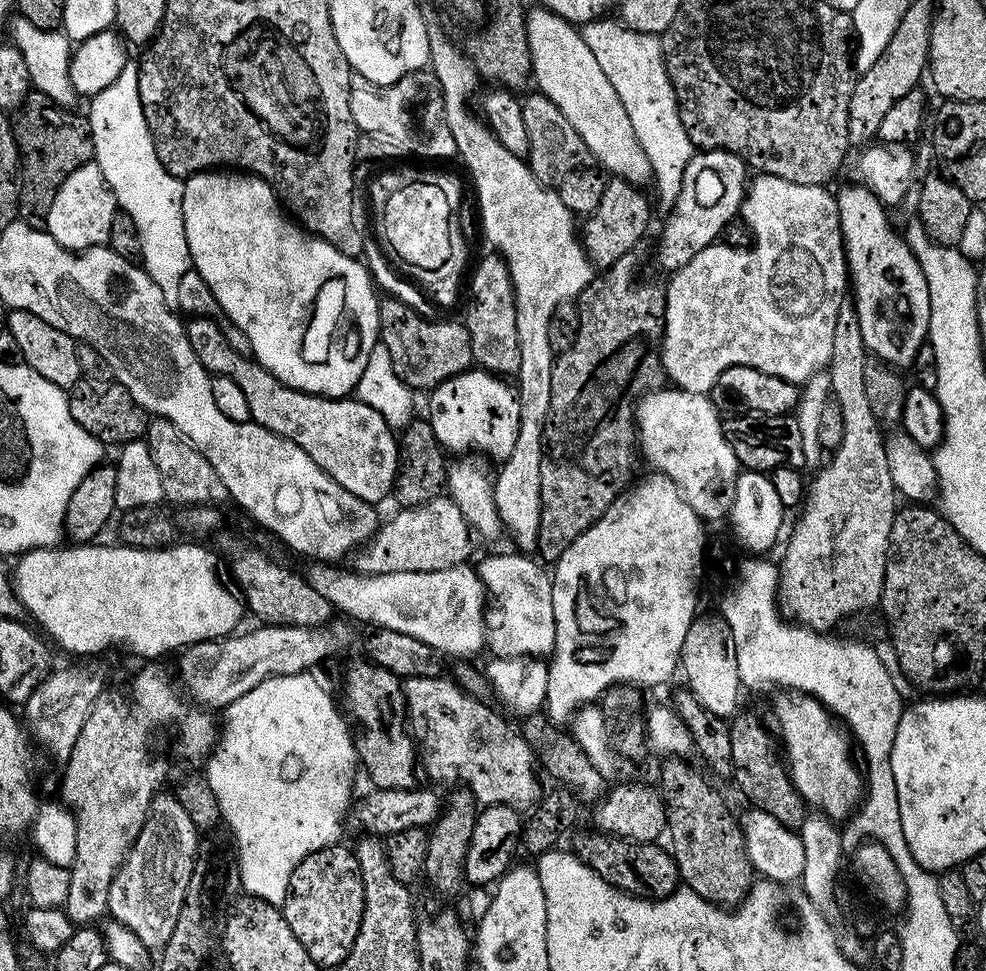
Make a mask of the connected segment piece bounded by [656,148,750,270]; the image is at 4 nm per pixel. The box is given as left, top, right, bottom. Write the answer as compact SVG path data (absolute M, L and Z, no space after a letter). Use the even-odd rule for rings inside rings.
M710 148L692 155L682 174L681 192L673 210L663 217L664 229L656 244L656 260L662 267L675 270L686 266L694 254L717 243L719 236L716 235L740 216L740 204L750 180L750 172L748 174L747 171L745 160L733 152Z

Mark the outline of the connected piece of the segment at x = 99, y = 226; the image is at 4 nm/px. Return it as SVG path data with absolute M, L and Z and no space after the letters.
M89 162L74 170L74 174L62 182L58 194L54 194L54 206L50 206L46 231L54 238L54 242L79 254L85 248L107 245L110 226L117 211L116 195L108 189L102 170L95 162Z

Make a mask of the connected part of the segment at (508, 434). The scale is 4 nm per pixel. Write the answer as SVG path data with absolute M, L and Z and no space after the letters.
M472 366L467 372L446 378L427 398L426 419L444 450L456 452L452 454L485 452L496 462L510 458L518 439L519 402L517 389L507 379Z

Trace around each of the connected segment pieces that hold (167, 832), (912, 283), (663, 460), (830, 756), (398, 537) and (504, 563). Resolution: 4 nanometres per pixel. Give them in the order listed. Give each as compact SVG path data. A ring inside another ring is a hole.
M164 795L152 799L142 830L138 830L138 838L134 838L108 891L107 915L129 928L150 950L163 949L170 934L174 934L198 851L198 830L190 822L190 814L182 810L176 795Z
M855 182L849 188L835 193L836 205L840 211L840 233L844 239L844 256L848 259L850 300L856 305L858 330L862 330L865 349L875 359L891 364L897 370L905 370L916 360L920 347L925 347L930 326L930 290L926 286L926 274L912 252L907 239L892 229L888 221L889 209L877 198L870 188Z
M664 386L659 390L645 392L639 397L634 415L638 448L643 459L645 456L653 464L651 467L655 471L661 472L678 485L684 493L686 502L694 510L694 514L700 516L701 521L720 520L723 516L725 519L732 510L732 503L736 497L736 478L742 465L724 436L721 413L713 406L711 399L699 392L685 392L682 388Z
M799 691L784 695L788 696L780 696L773 702L772 712L776 715L775 731L782 745L788 777L809 809L823 813L833 822L844 822L852 816L866 792L865 777L861 769L860 772L856 769L856 760L852 757L853 741L815 696Z
M447 495L413 508L400 508L376 529L375 536L355 553L355 571L365 576L395 572L433 572L465 563L472 552L474 533L462 510Z
M510 550L510 552L504 552L501 556L488 556L481 564L478 564L478 571L480 574L480 581L484 584L485 593L490 597L490 603L486 608L486 615L484 618L484 626L488 633L486 636L486 644L490 649L493 648L497 657L520 657L530 656L544 658L551 653L554 642L556 641L556 623L554 622L554 602L552 601L552 578L549 569L545 567L539 559L533 558L528 554L521 554L519 551Z

